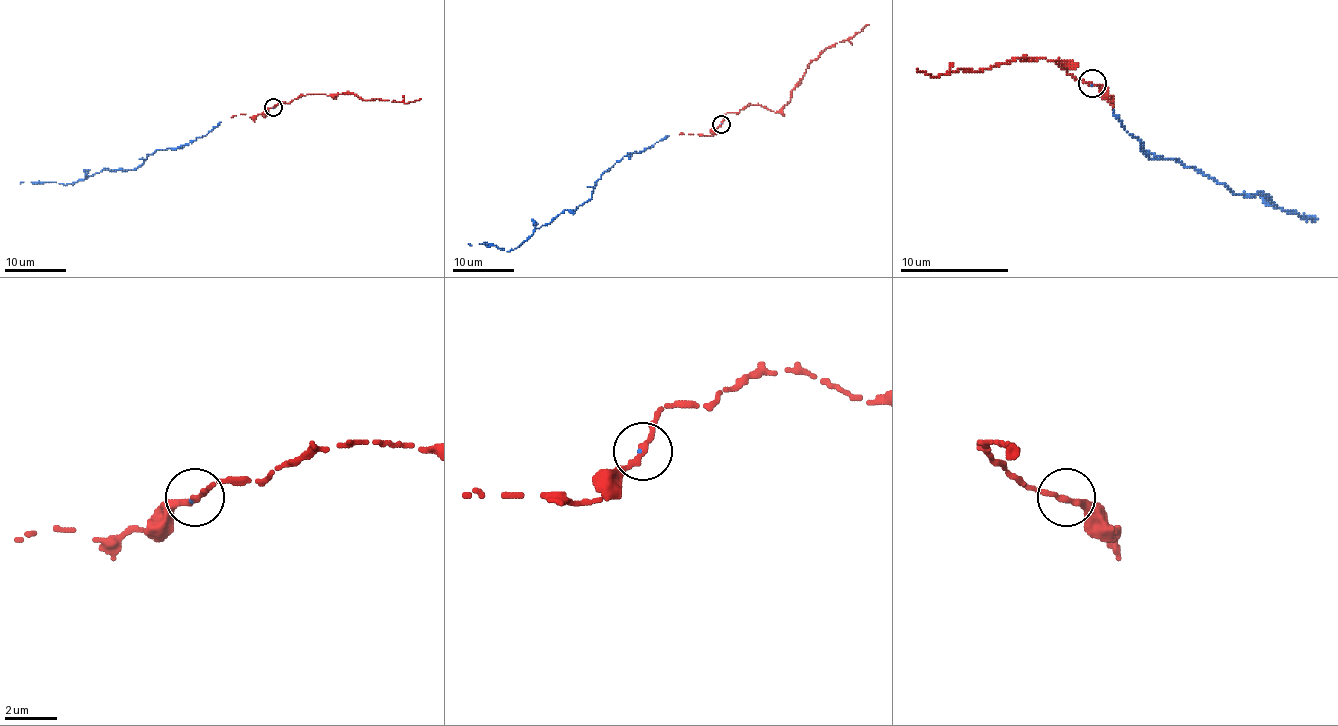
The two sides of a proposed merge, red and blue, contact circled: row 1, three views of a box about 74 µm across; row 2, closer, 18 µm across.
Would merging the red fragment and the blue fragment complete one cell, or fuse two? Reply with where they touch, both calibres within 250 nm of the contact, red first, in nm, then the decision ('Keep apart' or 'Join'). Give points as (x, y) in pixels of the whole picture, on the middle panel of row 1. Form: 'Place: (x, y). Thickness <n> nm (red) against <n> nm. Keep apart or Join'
Place: (721, 124). Thickness 240 nm (red) against 50 nm. Join

